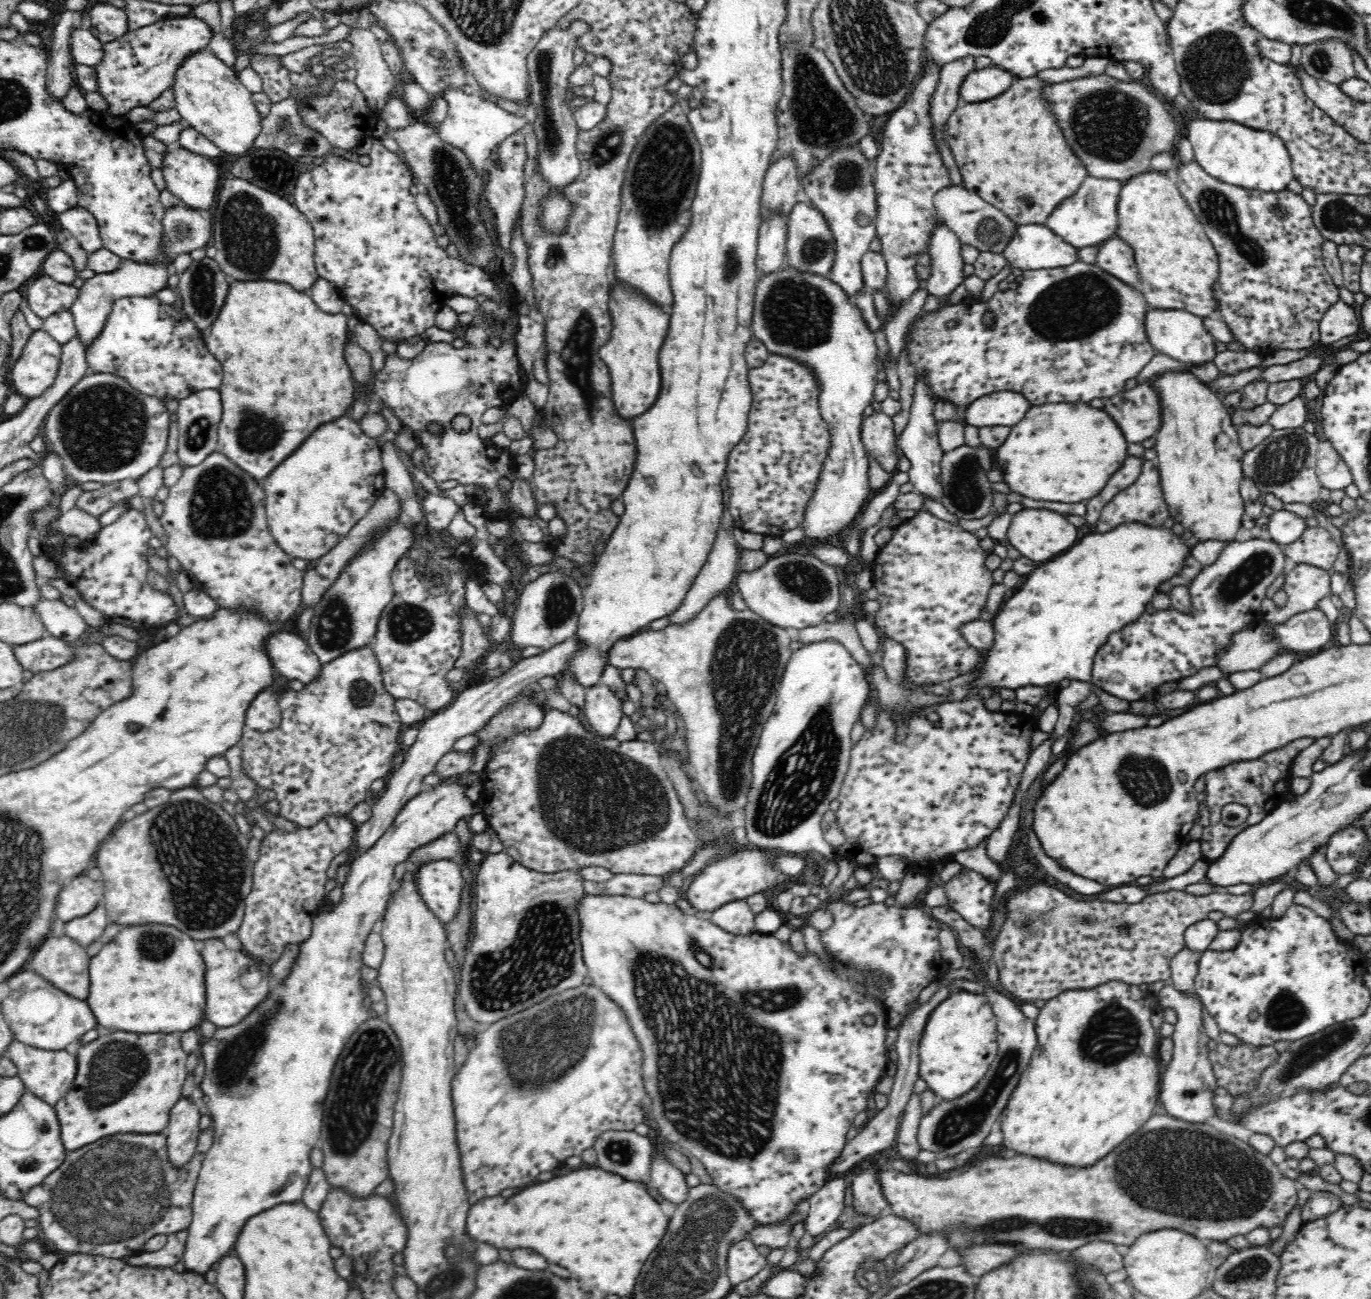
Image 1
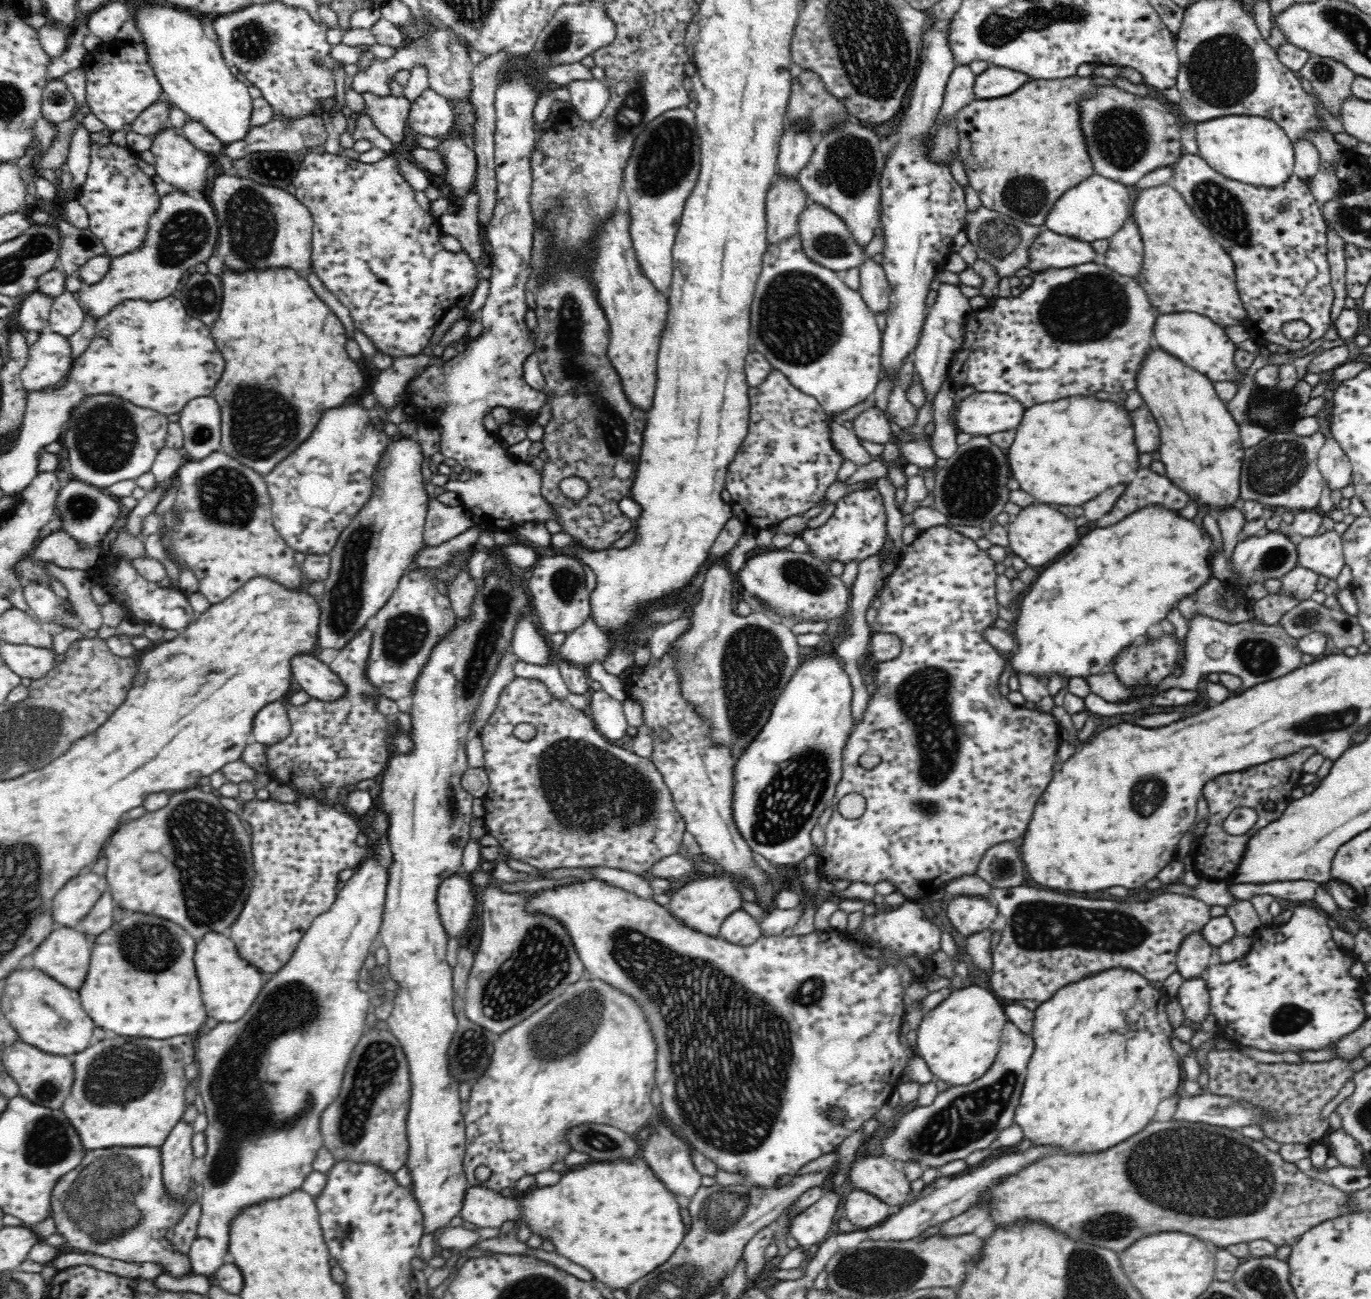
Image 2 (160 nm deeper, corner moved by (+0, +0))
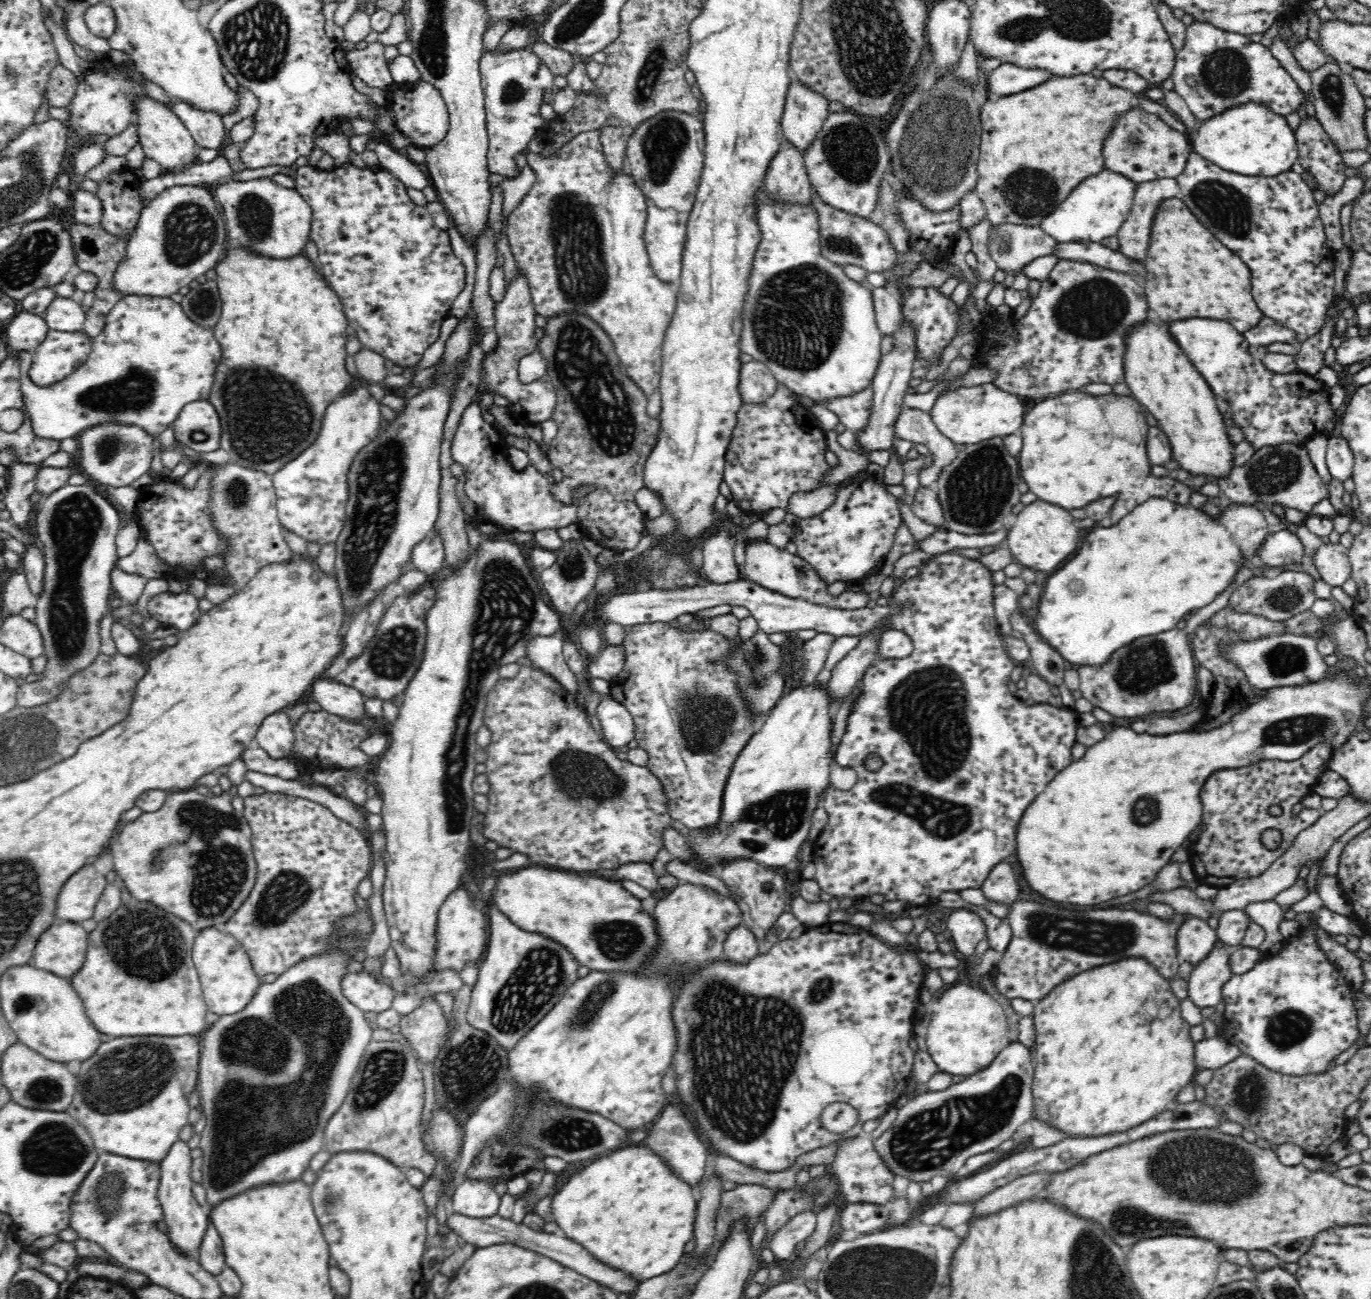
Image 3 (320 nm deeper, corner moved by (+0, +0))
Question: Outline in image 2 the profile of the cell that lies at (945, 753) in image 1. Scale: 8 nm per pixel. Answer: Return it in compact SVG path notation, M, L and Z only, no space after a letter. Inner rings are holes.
M934 526L922 531L916 540L906 546L904 554L900 560L900 566L895 568L892 576L884 583L883 589L877 593L877 597L882 602L877 609L875 623L872 626L874 633L891 633L902 640L902 651L898 658L888 662L878 662L873 669L874 690L870 692L866 712L860 720L855 720L848 740L842 752L843 776L838 786L836 786L832 806L832 817L828 824L824 826L825 842L818 848L817 866L821 878L828 882L835 880L847 880L849 884L853 882L865 882L875 885L884 880L890 882L894 891L900 892L912 902L924 900L930 894L936 892L938 888L946 886L949 882L966 875L977 874L978 865L986 854L997 844L1010 842L1020 838L1025 833L1028 822L1032 818L1033 810L1040 803L1040 798L1046 787L1052 782L1055 771L1060 766L1061 761L1057 758L1059 744L1062 742L1060 723L1051 712L1044 712L1038 708L1027 708L1012 703L1008 697L1000 694L998 690L999 678L1006 668L1006 661L1003 654L1000 654L994 646L986 641L986 629L994 626L999 618L999 604L996 598L996 564L991 560L989 554L980 550L974 540L949 530L946 526ZM864 752L871 752L880 756L881 763L874 770L864 770L858 764L858 758ZM846 794L861 794L866 799L867 807L860 818L848 820L839 812L837 804Z

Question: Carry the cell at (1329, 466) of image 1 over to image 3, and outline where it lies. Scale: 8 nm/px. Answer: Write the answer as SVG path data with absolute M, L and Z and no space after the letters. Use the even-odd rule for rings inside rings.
M1331 436L1327 440L1326 464L1331 478L1346 480L1353 473L1354 455L1348 441L1342 436Z

